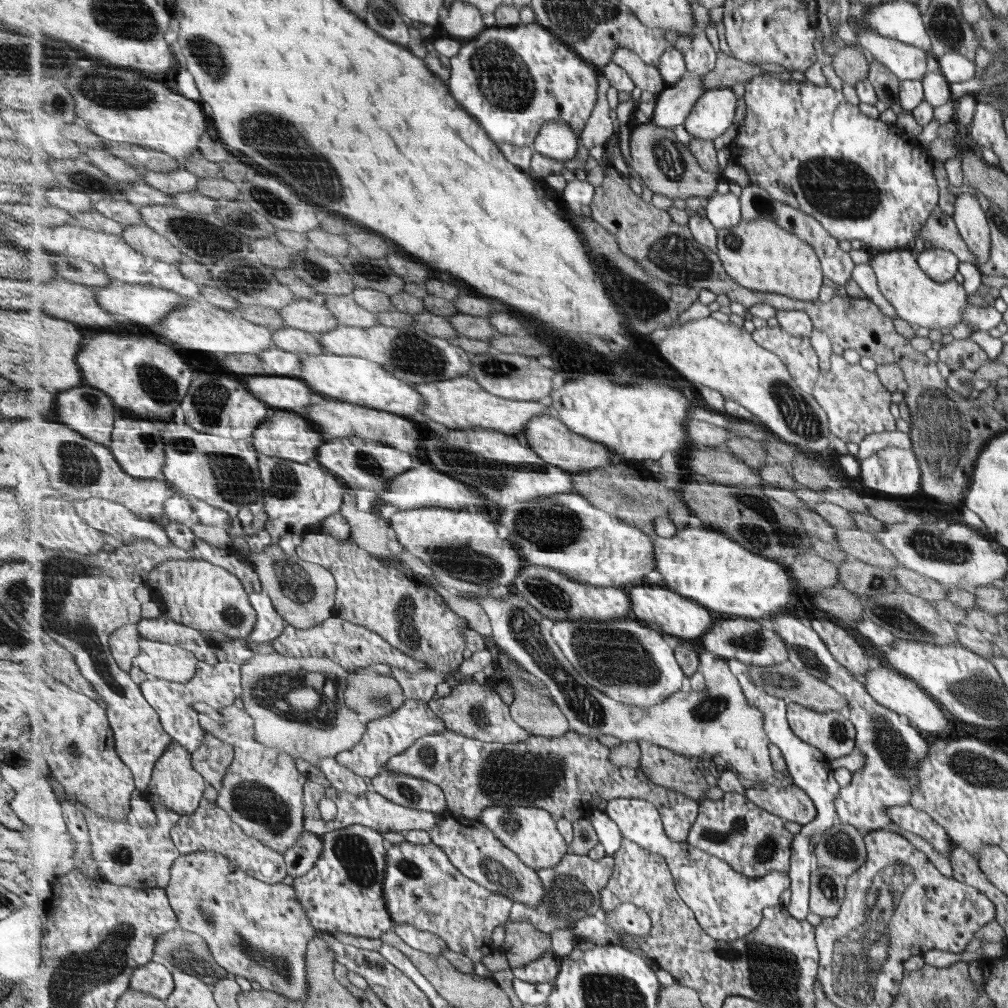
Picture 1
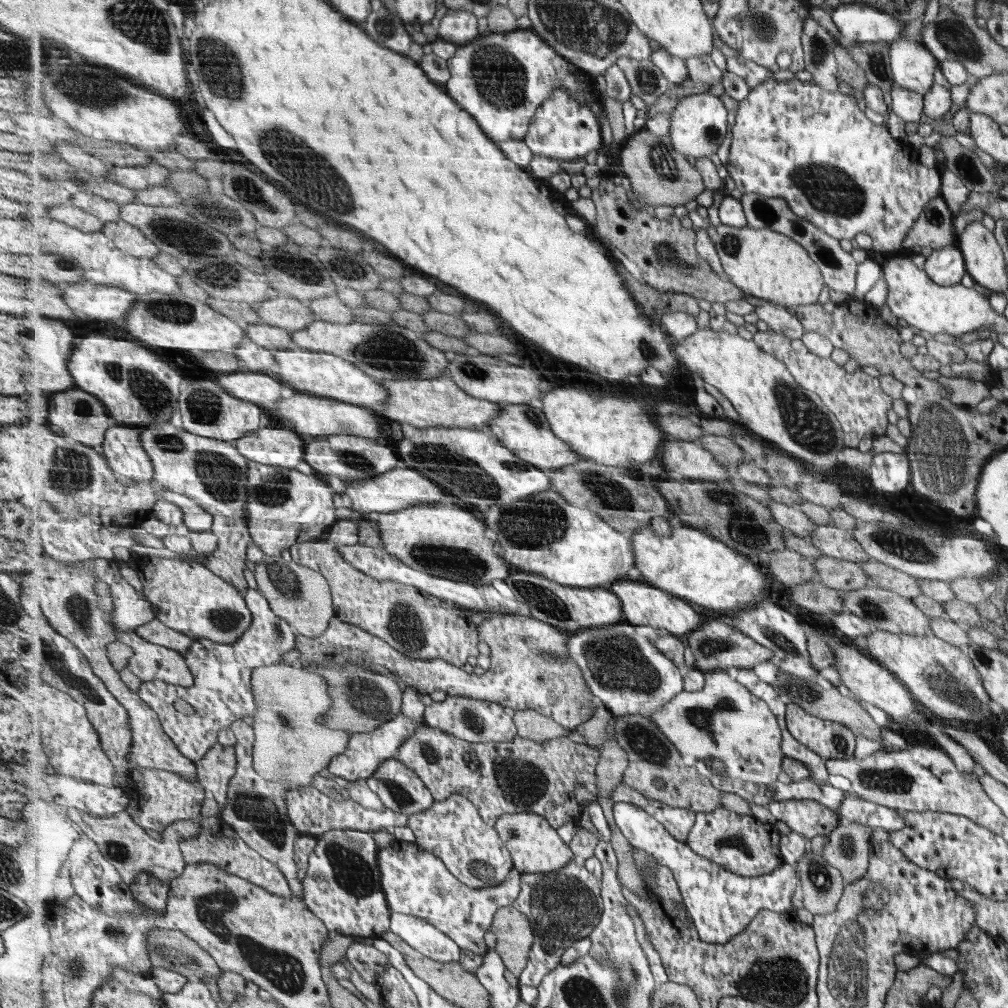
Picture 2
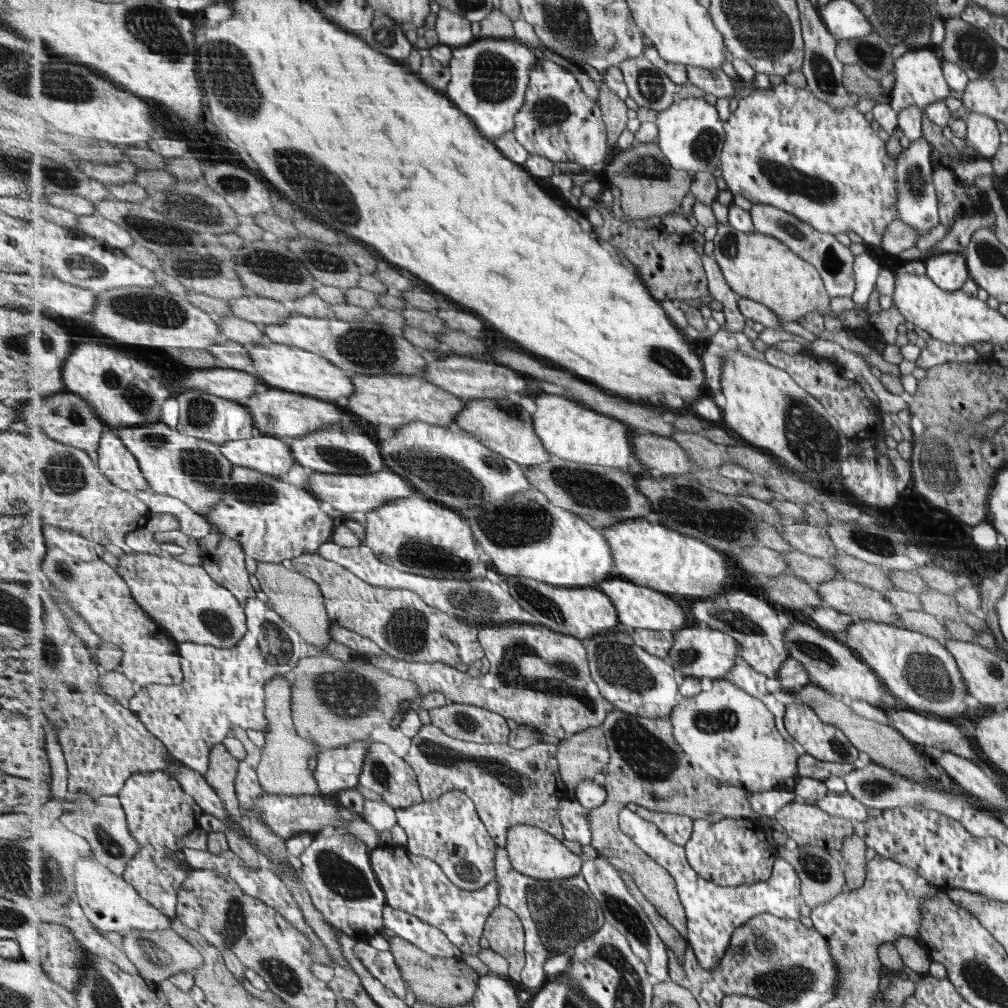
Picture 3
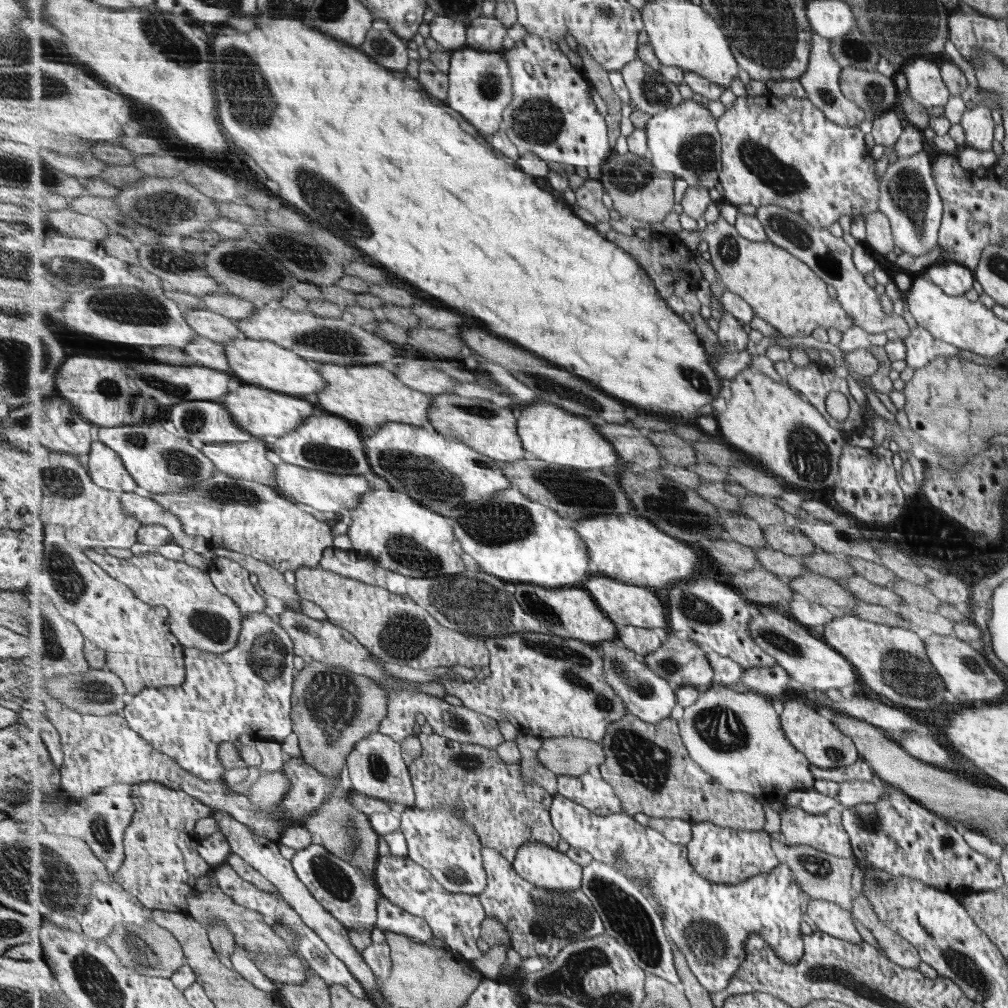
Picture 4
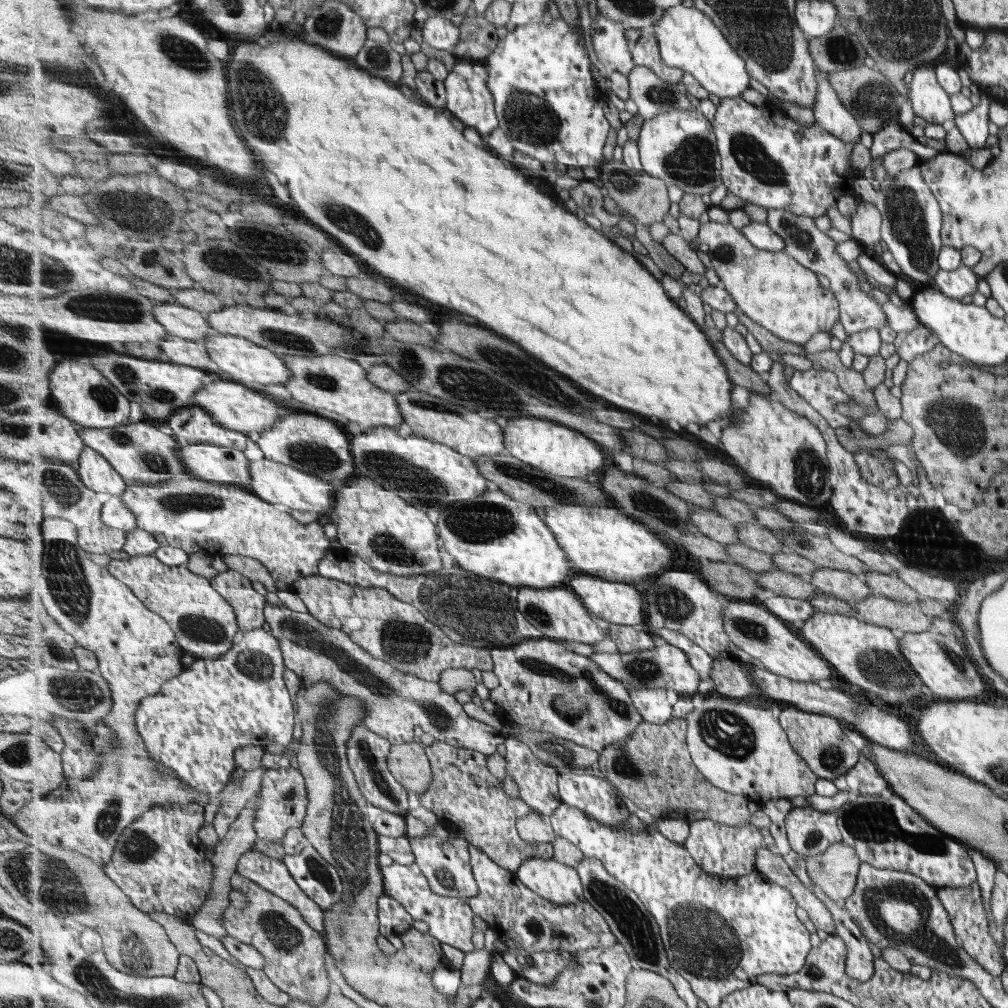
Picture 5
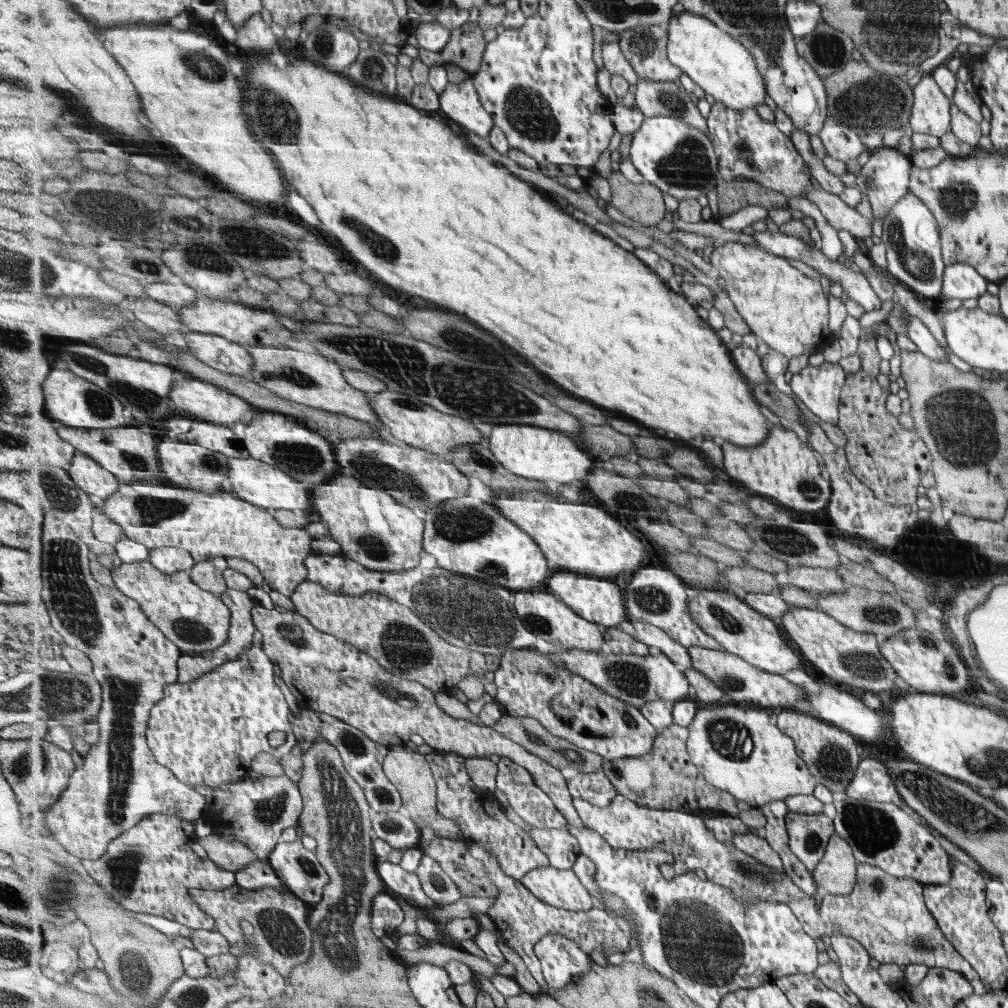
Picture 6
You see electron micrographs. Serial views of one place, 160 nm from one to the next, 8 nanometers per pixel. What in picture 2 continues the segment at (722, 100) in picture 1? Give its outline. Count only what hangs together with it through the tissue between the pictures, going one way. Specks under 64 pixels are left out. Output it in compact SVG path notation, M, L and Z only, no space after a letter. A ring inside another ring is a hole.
M706 92L696 93L678 102L675 111L671 114L670 138L672 145L679 154L691 156L695 160L710 158L719 150L719 146L725 142L727 132L729 132L729 122L727 122L727 108L721 102L719 96L713 96Z

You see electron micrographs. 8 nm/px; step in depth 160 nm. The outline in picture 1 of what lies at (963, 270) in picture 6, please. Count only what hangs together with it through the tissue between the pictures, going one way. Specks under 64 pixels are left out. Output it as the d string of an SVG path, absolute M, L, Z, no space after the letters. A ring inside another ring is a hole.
M930 246L914 255L924 274L935 282L950 281L957 272L958 257L950 250Z

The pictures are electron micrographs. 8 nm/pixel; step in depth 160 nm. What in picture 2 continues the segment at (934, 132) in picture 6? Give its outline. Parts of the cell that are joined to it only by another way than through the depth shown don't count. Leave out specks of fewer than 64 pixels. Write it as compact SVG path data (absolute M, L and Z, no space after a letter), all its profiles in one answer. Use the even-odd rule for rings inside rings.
M895 39L888 44L888 55L892 81L897 86L921 96L930 92L935 57L921 42Z

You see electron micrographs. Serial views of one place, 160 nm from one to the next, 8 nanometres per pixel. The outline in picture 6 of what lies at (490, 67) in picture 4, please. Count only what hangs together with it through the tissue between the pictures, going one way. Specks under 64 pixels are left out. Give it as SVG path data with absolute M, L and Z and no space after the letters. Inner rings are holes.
M467 74L460 84L448 85L445 92L440 94L440 112L485 139L494 130L494 119L483 108L481 96L473 80L474 74Z

